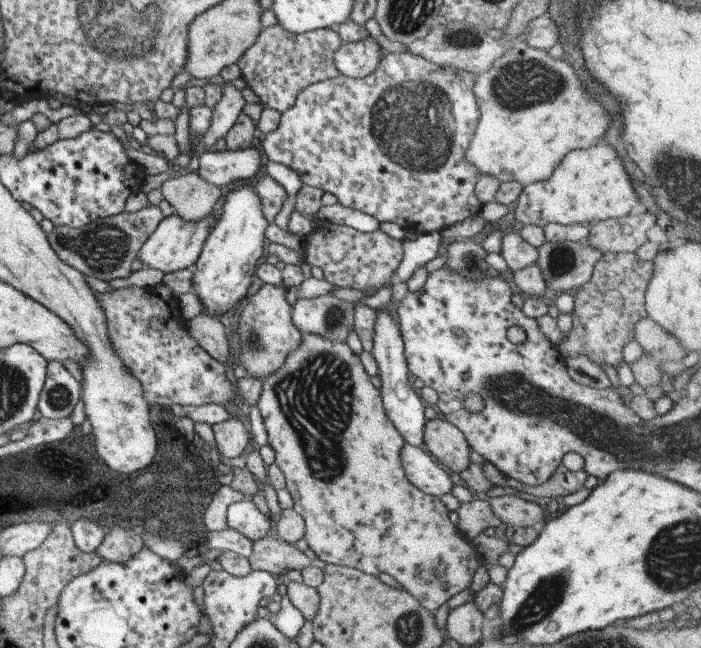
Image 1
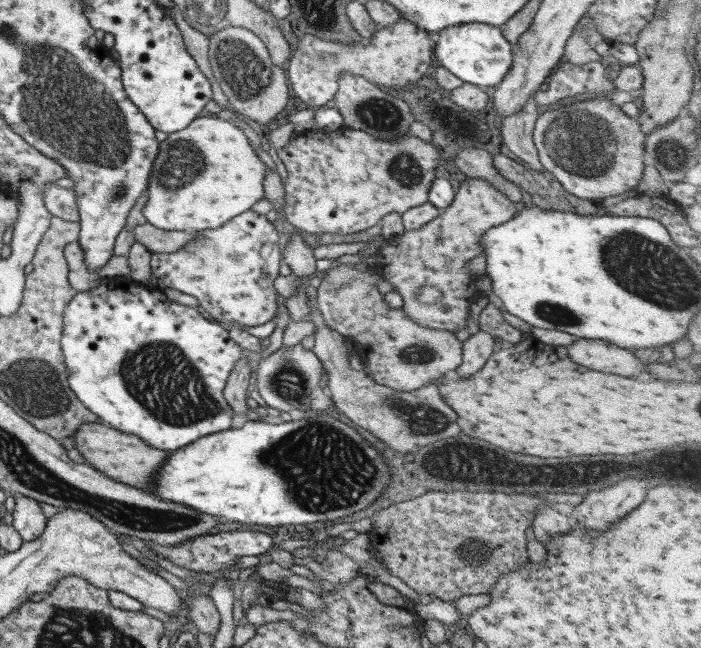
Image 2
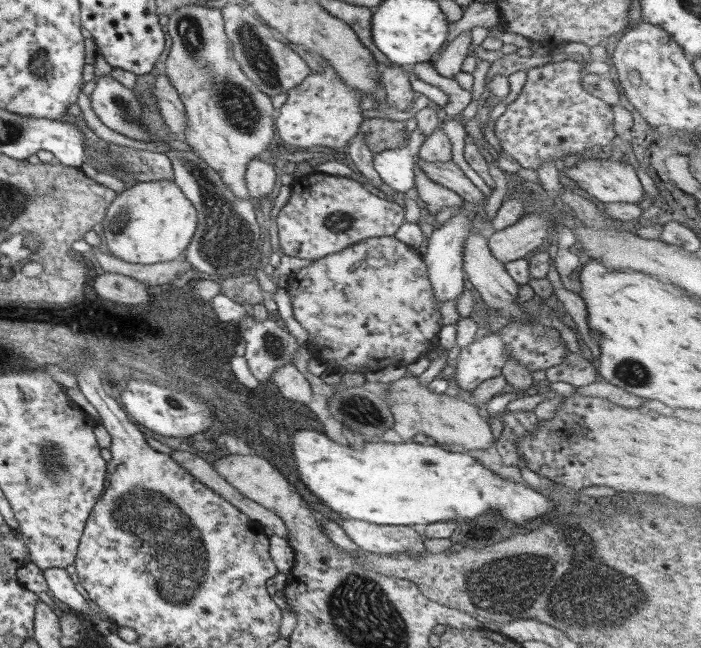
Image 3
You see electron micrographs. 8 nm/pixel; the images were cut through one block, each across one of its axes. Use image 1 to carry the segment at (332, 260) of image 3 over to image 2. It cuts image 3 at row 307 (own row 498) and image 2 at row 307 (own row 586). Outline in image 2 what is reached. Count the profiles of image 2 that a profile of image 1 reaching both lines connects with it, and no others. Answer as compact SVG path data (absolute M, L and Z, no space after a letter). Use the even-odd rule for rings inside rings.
M463 178L451 205L444 208L432 222L425 224L418 230L404 231L401 235L395 235L382 246L376 254L376 270L383 276L383 280L390 282L403 298L401 308L413 321L419 325L431 329L447 330L455 334L457 328L468 326L467 318L470 316L470 304L480 296L474 283L478 275L466 270L464 264L484 253L481 240L486 231L508 222L516 214L516 202L509 199L499 188L496 188L489 180L483 178ZM420 288L436 288L440 292L440 301L431 304L420 303L418 292Z

